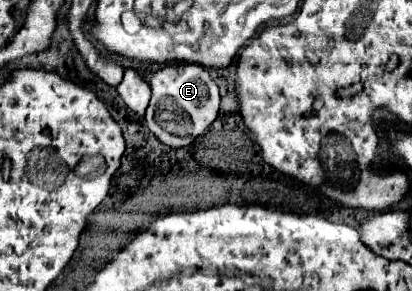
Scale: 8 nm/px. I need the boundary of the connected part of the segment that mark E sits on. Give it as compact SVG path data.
M172 62L162 66L152 78L152 100L146 110L146 126L168 148L190 146L200 134L204 134L218 116L220 94L218 86L206 72L206 68L190 62Z

